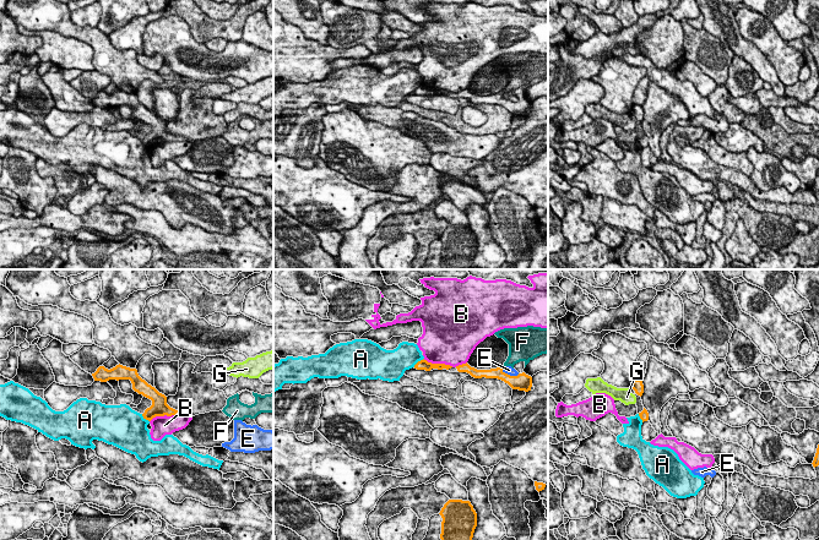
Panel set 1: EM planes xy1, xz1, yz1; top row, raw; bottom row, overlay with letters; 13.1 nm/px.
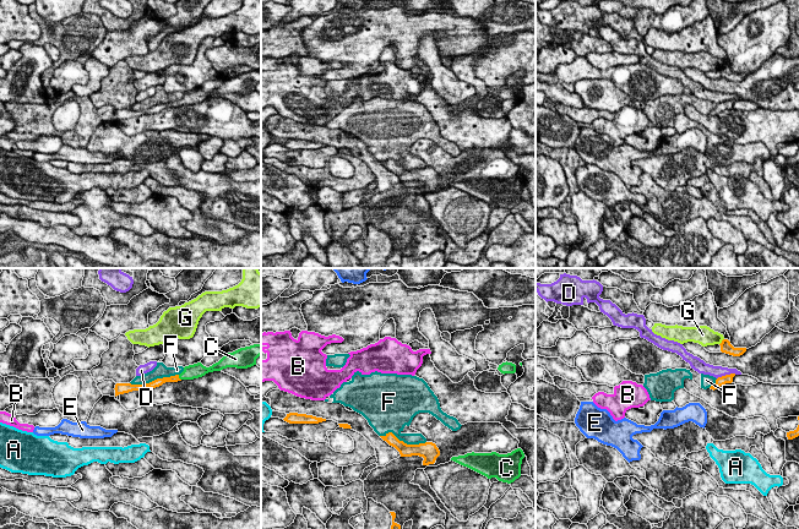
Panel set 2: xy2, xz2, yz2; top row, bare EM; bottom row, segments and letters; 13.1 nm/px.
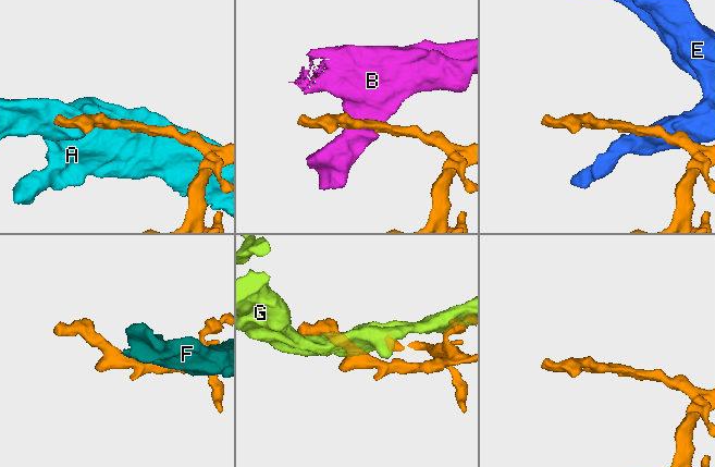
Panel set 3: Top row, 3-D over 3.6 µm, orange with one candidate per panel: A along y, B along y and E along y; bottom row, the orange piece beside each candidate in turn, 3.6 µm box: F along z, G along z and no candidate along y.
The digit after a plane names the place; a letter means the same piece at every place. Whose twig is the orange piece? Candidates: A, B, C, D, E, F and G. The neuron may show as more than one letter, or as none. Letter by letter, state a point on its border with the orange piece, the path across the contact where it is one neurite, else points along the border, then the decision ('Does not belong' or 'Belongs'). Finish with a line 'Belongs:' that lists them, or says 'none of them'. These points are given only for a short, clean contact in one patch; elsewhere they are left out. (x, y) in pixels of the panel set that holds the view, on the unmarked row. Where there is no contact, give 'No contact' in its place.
A: Touches orange at xz1 (418, 87). Boundary: xz1 (423, 83), (413, 92). Does not belong
B: Touches orange at xy1 (168, 141). Does not belong
C: Touches orange at xy2 (178, 103). Path across: xy2 (173, 104), (178, 103), (193, 97). Belongs
D: Touches orange at yz2 (726, 101). Boundary: yz2 (735, 99), (726, 99), (717, 104). Does not belong
E: Touches orange at xz1 (509, 101). Boundary: xz1 (502, 92), (510, 101), (519, 99). Does not belong
F: Touches orange at xy2 (155, 105). Does not belong
G: Touches orange at yz2 (722, 67). Does not belong
Belongs: C

